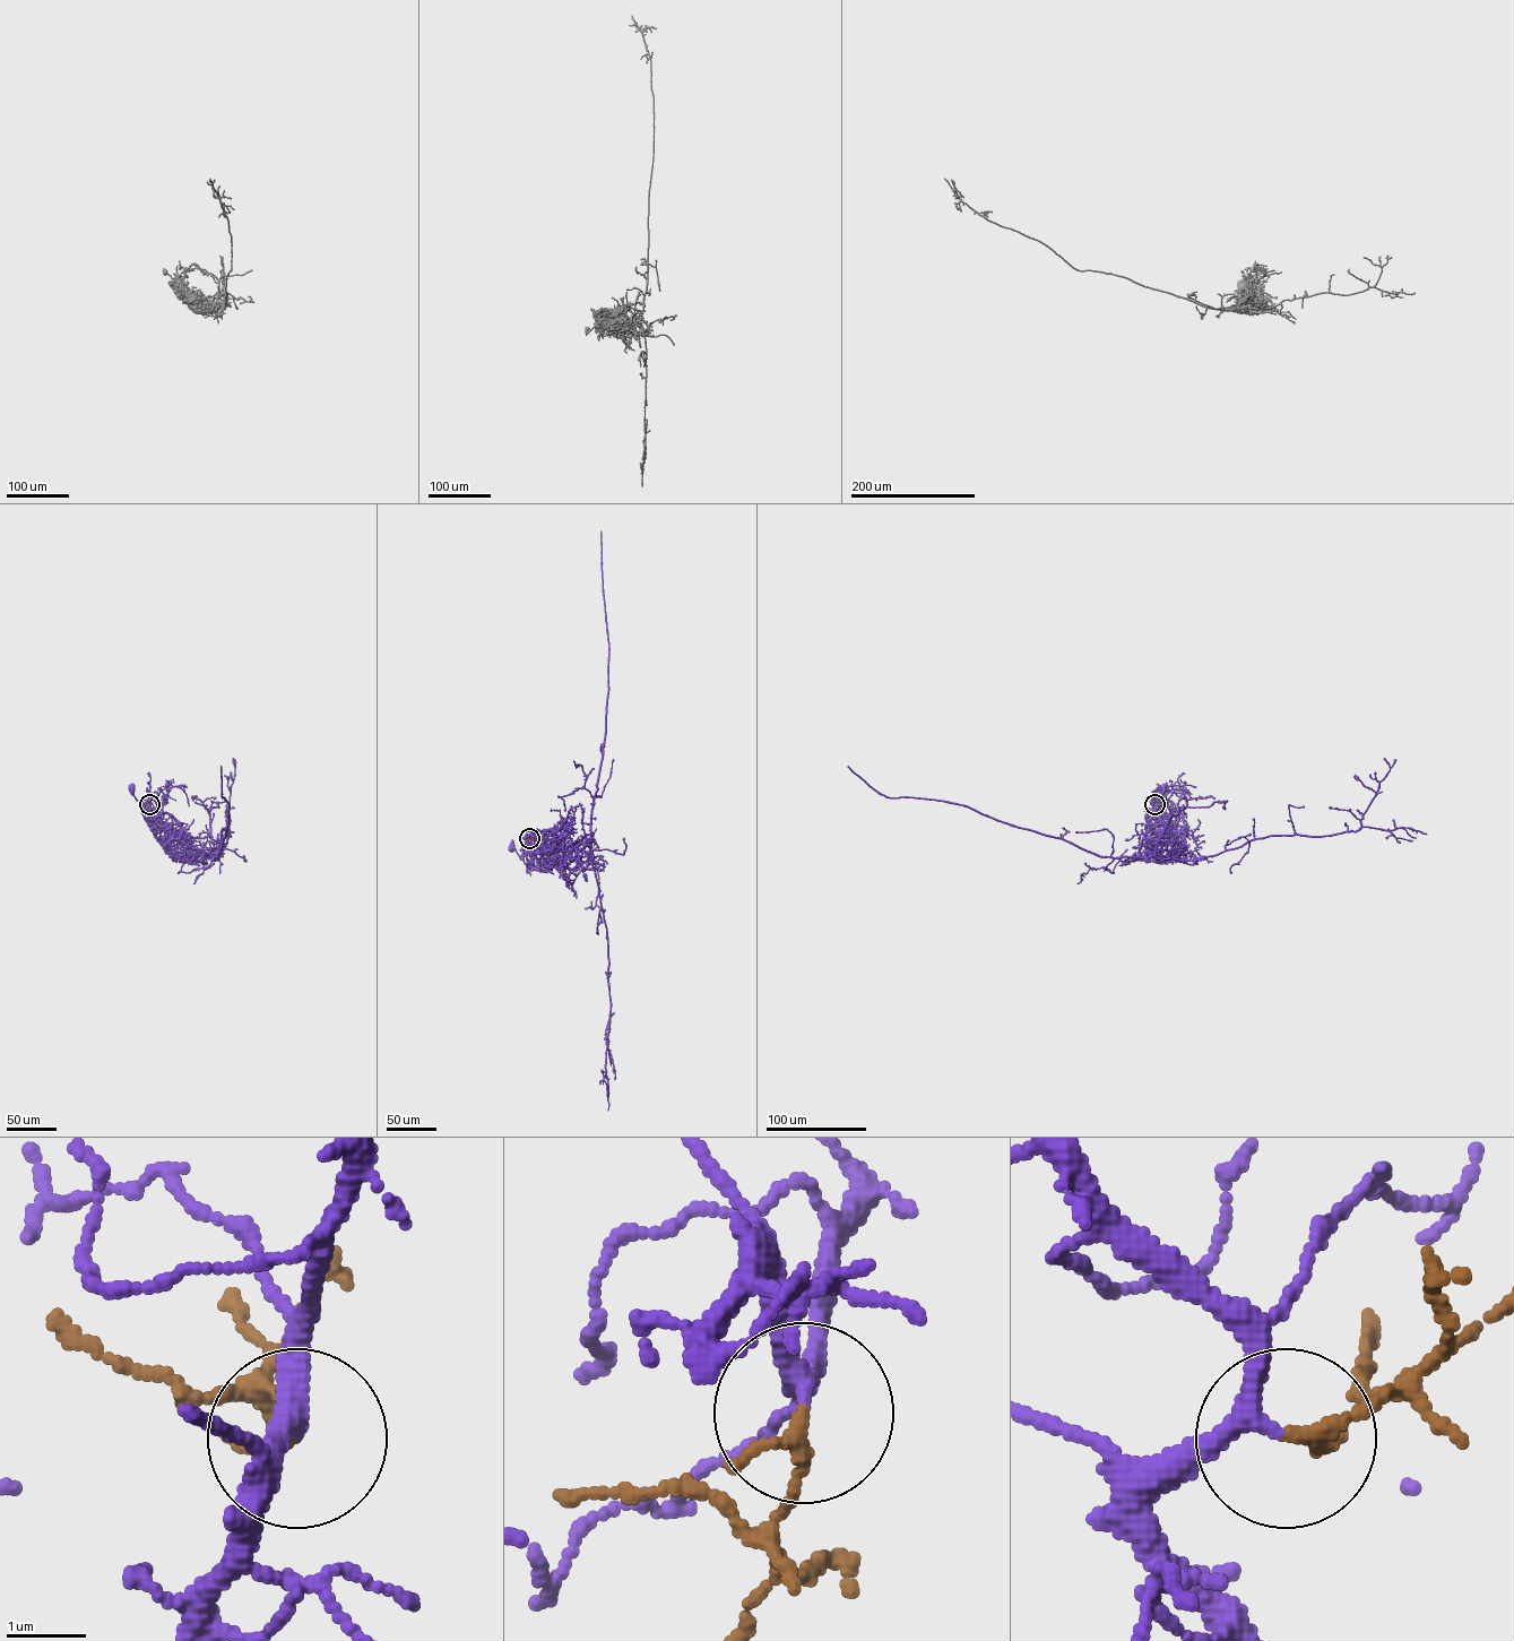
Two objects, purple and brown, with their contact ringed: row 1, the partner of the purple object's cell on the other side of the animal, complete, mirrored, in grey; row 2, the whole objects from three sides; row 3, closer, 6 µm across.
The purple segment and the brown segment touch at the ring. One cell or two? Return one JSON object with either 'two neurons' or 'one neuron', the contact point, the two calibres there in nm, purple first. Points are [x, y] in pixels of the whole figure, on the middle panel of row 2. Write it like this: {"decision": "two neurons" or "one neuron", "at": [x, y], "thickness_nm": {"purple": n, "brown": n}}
{"decision": "one neuron", "at": [529, 838], "thickness_nm": {"purple": 240, "brown": 200}}

